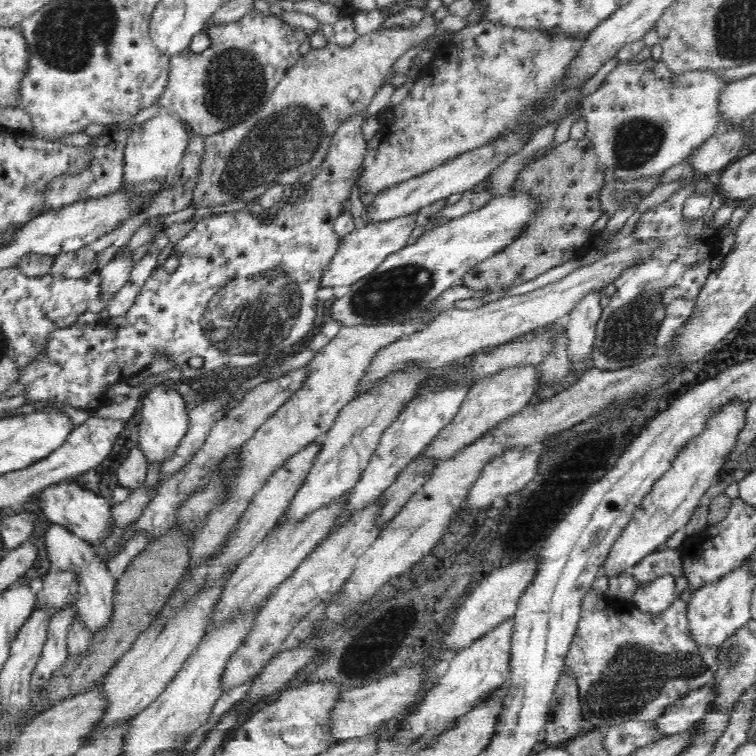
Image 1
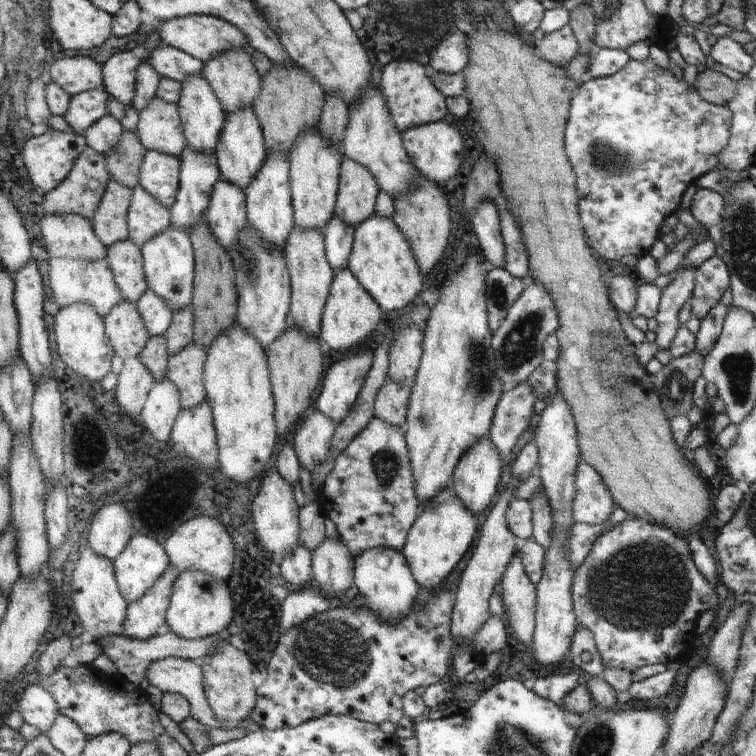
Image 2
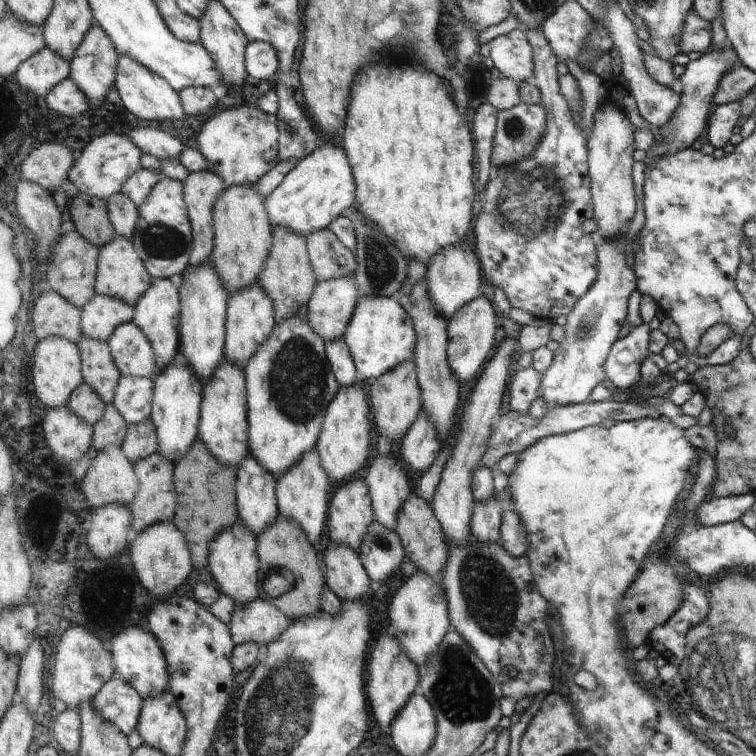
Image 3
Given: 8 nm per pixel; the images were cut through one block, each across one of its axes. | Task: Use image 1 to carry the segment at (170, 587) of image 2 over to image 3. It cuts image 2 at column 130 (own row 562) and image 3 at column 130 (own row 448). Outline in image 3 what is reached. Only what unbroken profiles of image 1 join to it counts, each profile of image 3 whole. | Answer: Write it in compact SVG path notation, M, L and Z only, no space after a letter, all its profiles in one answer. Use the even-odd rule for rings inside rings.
M118 675L106 682L93 700L96 711L127 736L140 723L143 703L142 694L125 677Z

